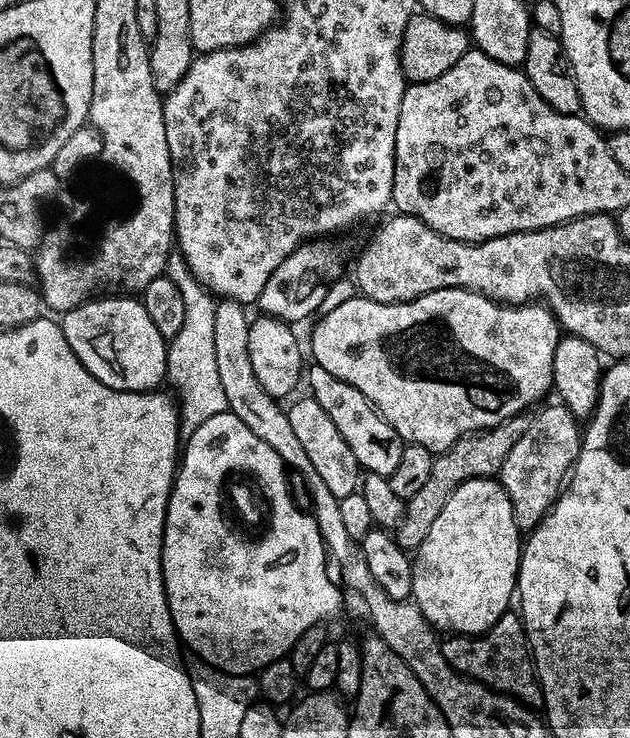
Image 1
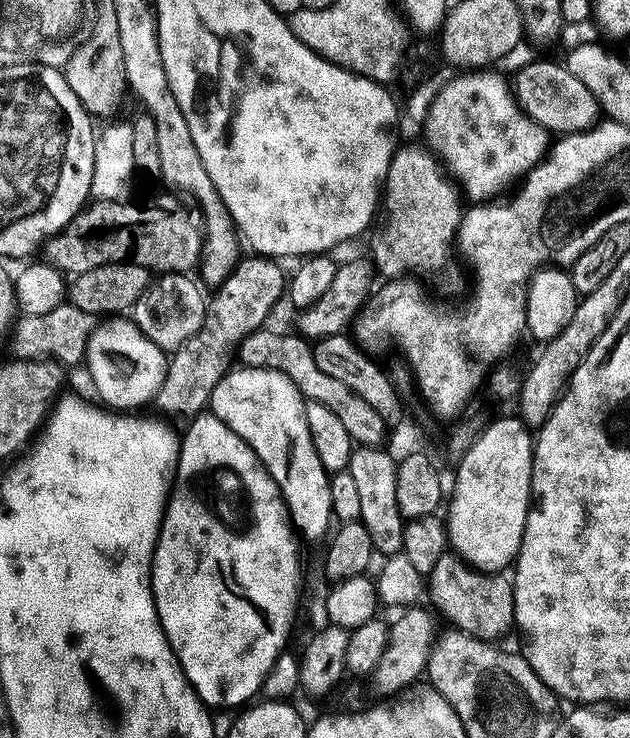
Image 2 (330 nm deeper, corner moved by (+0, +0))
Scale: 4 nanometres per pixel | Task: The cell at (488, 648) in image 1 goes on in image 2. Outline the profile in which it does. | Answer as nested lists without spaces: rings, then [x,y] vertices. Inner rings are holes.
[[[449,550],[438,558],[434,570],[426,578],[426,592],[432,595],[437,608],[448,615],[449,620],[459,631],[469,632],[471,636],[478,636],[481,640],[495,641],[514,624],[516,607],[512,593],[513,581],[504,574],[482,572],[473,568],[460,555]]]

